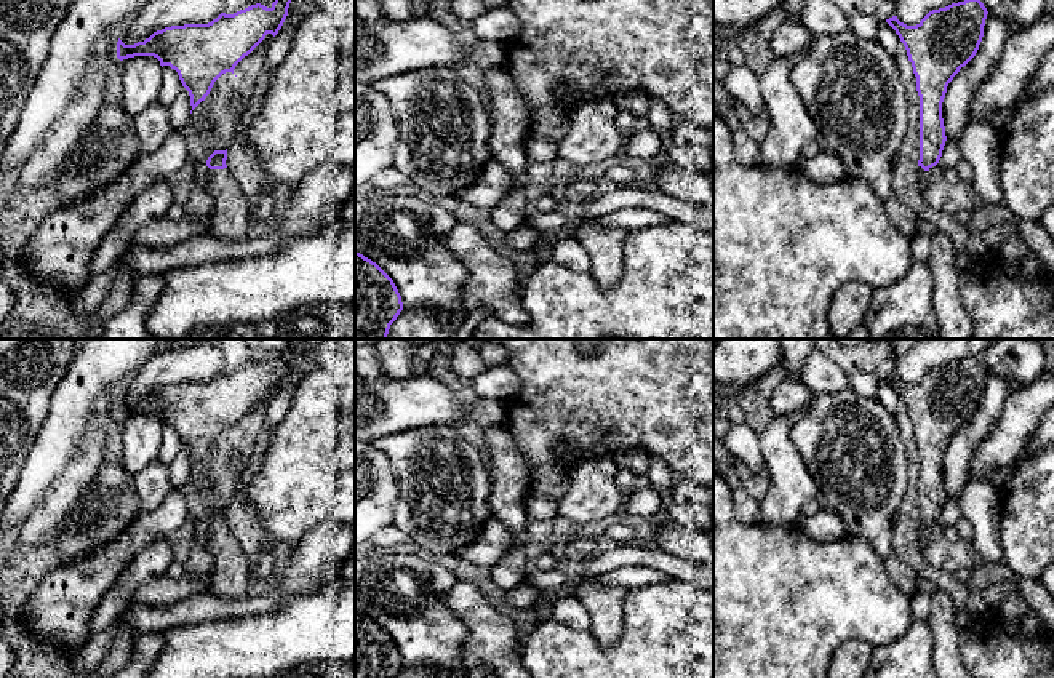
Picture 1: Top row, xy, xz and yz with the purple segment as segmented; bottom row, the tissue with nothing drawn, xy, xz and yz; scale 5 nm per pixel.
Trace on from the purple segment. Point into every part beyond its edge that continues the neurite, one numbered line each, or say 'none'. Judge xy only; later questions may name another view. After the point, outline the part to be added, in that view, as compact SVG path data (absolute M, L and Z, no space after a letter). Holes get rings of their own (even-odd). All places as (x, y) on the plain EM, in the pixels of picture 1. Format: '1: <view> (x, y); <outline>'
1: xy (229, 579); M229 526L208 528L214 568L210 576L210 592L221 600L248 598L251 561L235 540Z

